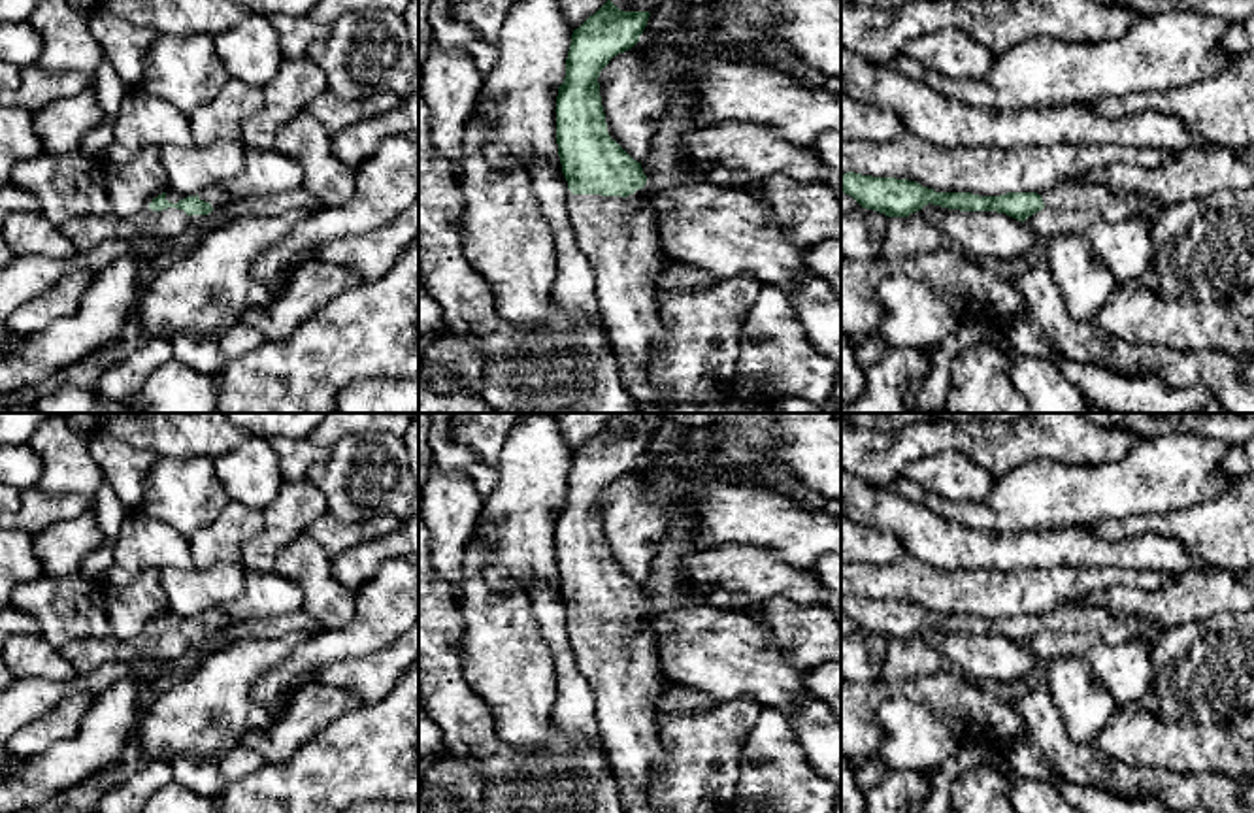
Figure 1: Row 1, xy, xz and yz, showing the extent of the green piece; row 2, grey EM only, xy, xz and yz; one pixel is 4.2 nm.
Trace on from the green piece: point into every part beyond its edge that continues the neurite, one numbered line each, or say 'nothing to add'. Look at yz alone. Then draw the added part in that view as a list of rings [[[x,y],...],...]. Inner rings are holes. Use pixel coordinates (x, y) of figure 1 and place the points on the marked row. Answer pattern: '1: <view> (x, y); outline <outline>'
1: yz (1072, 197); outline [[[1071,181],[1056,185],[1041,194],[1045,207],[1052,211],[1094,211],[1109,223],[1143,219],[1154,224],[1163,206],[1147,196],[1116,194],[1105,185]]]

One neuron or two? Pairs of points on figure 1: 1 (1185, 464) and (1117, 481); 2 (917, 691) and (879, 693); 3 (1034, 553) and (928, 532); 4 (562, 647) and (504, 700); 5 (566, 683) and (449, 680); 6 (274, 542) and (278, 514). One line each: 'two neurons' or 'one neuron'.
1: one neuron
2: one neuron
3: one neuron
4: two neurons
5: two neurons
6: one neuron

